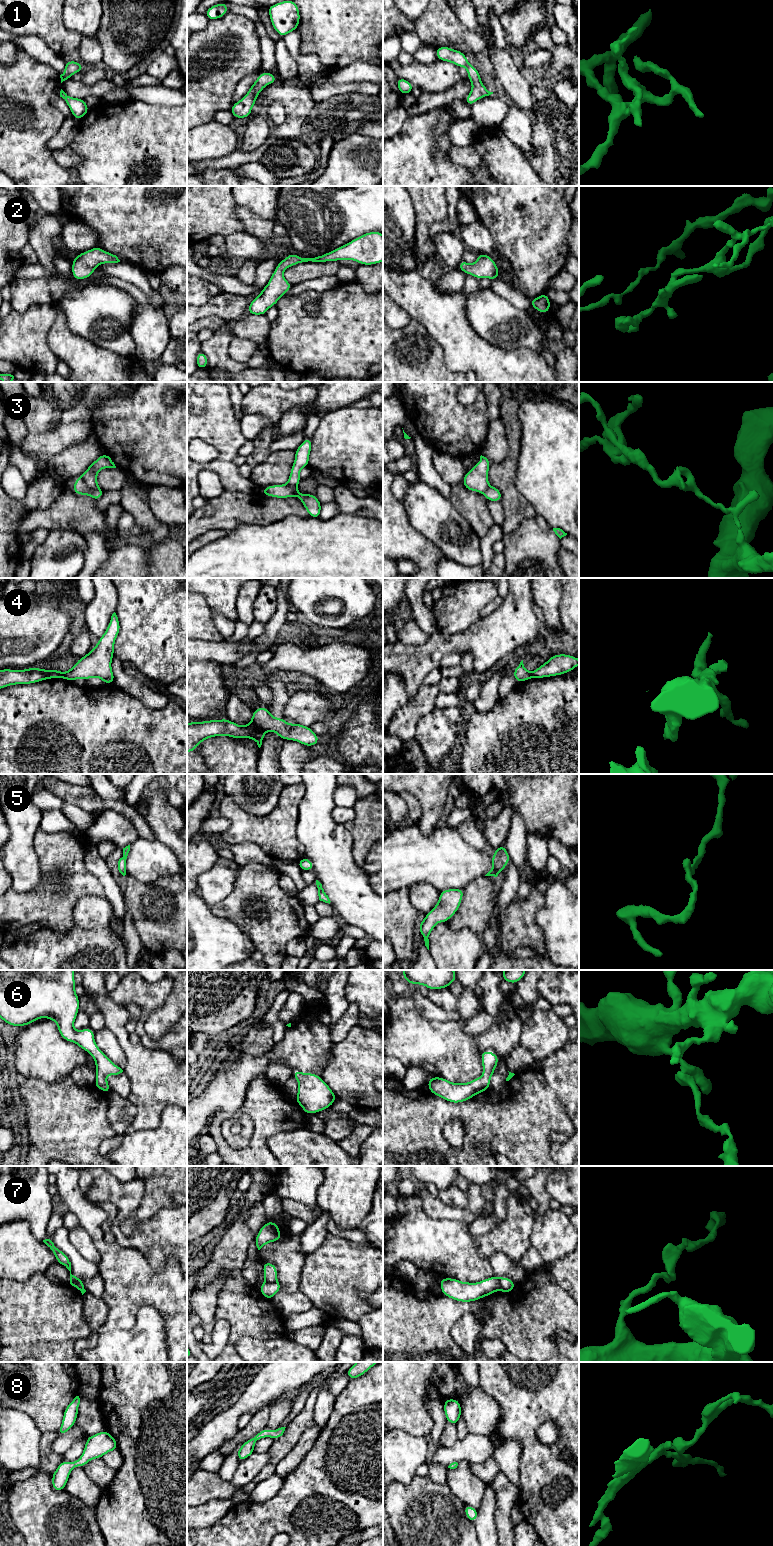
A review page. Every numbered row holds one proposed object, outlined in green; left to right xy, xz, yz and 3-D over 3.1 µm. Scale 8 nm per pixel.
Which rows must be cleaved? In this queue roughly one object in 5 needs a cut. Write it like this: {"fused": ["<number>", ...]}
{"fused": ["4", "7"]}

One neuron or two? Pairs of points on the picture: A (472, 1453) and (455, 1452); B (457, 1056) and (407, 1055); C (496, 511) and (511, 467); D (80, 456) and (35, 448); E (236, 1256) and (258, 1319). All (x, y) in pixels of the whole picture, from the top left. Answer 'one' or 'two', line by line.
A: one
B: one
C: two
D: two
E: one

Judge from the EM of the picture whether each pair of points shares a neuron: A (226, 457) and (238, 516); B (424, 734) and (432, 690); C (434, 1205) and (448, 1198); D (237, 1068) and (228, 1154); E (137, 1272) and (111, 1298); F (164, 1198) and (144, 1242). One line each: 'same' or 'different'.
A: different
B: different
C: different
D: different
E: same
F: different

